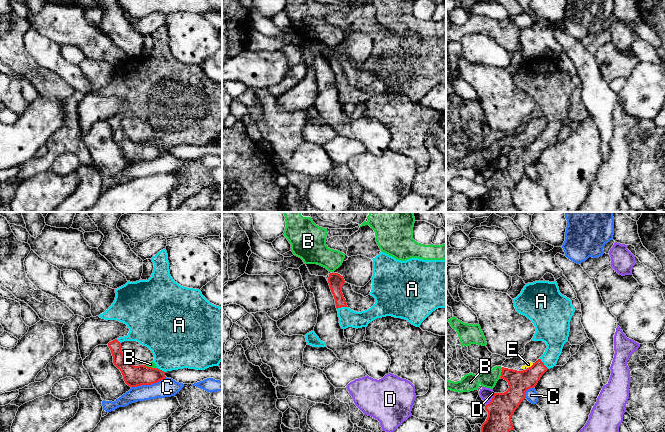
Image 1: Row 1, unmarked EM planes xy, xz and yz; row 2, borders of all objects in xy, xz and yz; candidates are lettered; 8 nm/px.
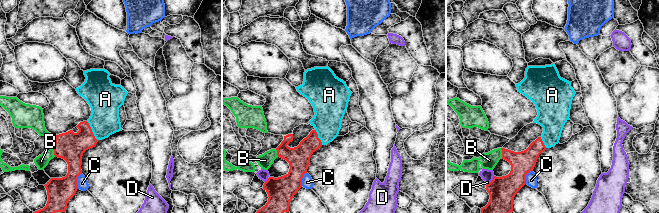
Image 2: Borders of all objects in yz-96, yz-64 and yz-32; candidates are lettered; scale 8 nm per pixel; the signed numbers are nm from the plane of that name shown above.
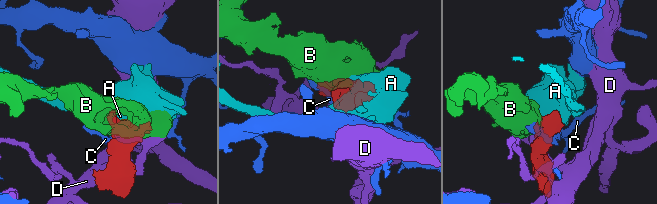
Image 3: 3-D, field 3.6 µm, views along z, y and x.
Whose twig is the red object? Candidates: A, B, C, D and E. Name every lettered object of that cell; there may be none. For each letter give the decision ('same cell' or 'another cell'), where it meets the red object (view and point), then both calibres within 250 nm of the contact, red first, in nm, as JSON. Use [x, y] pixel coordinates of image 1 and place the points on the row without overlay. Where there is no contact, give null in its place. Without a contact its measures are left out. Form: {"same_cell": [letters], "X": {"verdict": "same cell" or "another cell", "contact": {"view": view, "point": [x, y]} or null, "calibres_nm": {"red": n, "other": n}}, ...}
{"same_cell": ["A"], "A": {"verdict": "same cell", "contact": {"view": "xz", "point": [342, 82]}, "calibres_nm": {"red": 120, "other": 140}}, "B": {"verdict": "another cell", "contact": {"view": "yz", "point": [501, 148]}, "calibres_nm": {"red": 180, "other": 140}}, "C": {"verdict": "another cell", "contact": {"view": "xy", "point": [148, 160]}, "calibres_nm": {"red": 170, "other": 150}}, "D": {"verdict": "another cell", "contact": {"view": "yz", "point": [492, 175]}, "calibres_nm": {"red": 220, "other": 100}}, "E": {"verdict": "another cell", "contact": {"view": "yz", "point": [531, 142]}, "calibres_nm": {"red": 180, "other": 50}}}

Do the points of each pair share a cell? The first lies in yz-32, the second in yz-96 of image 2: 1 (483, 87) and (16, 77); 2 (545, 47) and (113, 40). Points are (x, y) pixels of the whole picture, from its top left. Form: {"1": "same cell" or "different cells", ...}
{"1": "different cells", "2": "same cell"}

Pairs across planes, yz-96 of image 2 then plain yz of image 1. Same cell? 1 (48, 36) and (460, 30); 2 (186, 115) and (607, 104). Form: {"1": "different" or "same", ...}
{"1": "same", "2": "different"}

